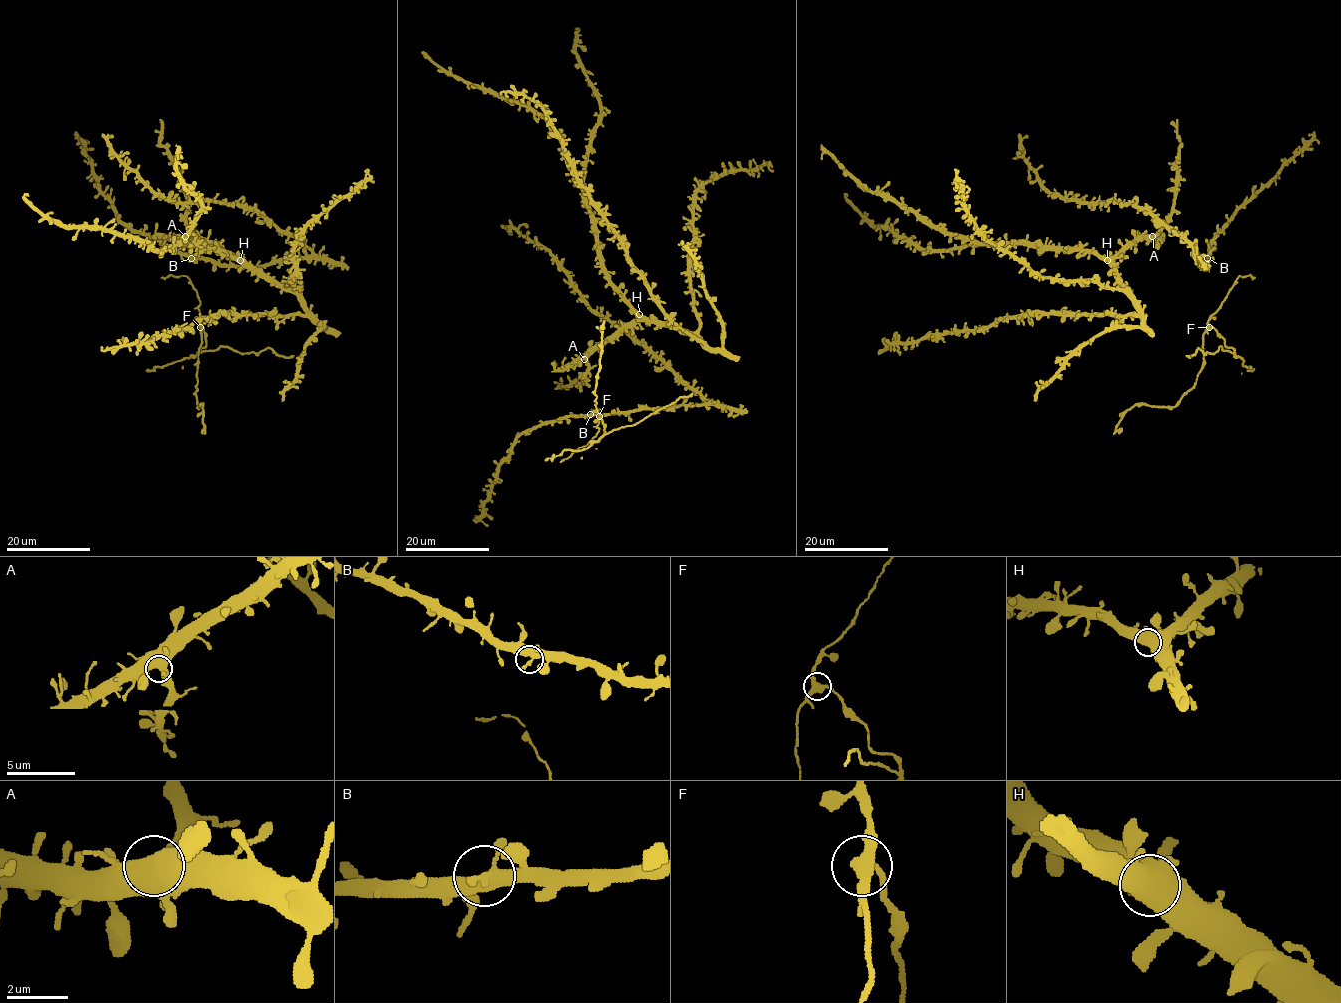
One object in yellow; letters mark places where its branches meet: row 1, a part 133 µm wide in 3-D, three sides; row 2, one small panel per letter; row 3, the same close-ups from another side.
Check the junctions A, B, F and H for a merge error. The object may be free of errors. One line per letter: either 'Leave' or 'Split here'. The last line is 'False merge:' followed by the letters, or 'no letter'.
A: Leave
B: Leave
F: Split here
H: Leave
False merge: F

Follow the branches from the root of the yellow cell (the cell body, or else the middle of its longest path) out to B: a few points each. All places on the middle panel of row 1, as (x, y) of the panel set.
B: (619, 331), (626, 330), (645, 344), (683, 381), (710, 401), (590, 414)

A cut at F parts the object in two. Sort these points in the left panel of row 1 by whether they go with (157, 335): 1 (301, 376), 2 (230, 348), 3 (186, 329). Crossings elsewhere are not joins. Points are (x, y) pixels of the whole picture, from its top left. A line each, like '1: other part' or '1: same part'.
1: same part
2: other part
3: same part

